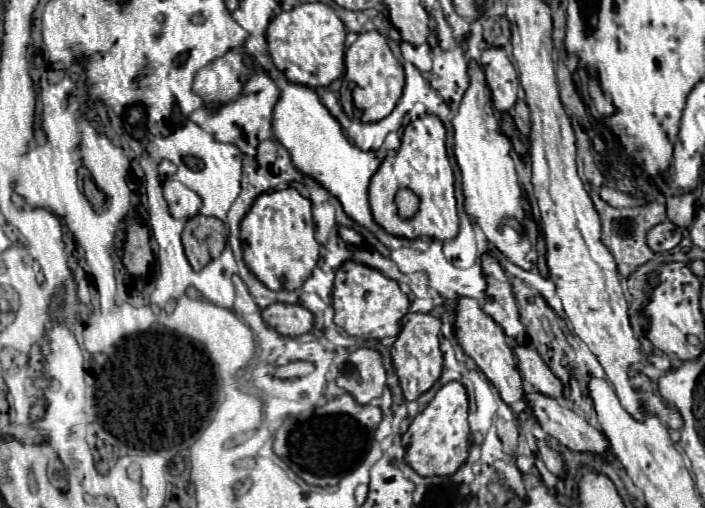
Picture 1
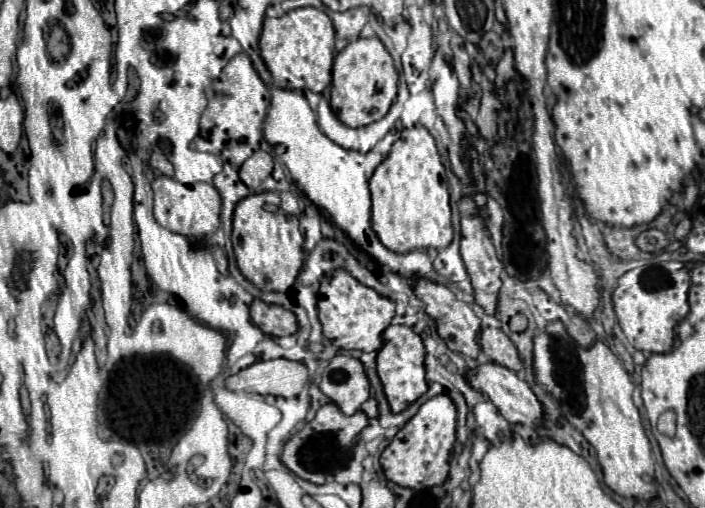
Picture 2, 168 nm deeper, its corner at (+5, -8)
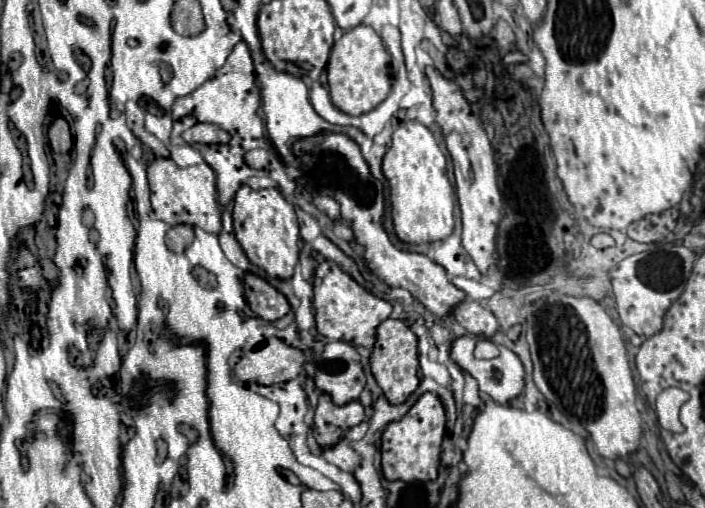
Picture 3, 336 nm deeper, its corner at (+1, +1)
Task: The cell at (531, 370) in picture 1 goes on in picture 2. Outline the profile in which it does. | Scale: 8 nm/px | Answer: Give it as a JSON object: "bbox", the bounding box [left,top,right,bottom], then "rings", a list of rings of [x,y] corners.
{"bbox":[479,327,521,371],"rings":[[[481,327],[479,343],[481,343],[481,353],[487,359],[491,359],[503,367],[509,367],[513,371],[521,369],[521,359],[517,355],[517,349],[513,347],[509,337],[501,329]]]}

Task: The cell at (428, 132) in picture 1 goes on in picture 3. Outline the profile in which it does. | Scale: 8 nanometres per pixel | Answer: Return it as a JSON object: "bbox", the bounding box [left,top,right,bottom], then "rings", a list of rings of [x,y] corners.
{"bbox":[383,122,453,244],"rings":[[[405,122],[393,132],[393,144],[383,158],[383,174],[389,182],[391,218],[395,234],[405,244],[443,240],[453,232],[453,186],[445,174],[445,156],[433,132],[421,122]]]}

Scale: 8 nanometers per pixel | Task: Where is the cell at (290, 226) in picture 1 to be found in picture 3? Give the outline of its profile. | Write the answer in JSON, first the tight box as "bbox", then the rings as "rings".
{"bbox":[233,186,299,280],"rings":[[[241,186],[235,194],[233,228],[245,256],[257,268],[273,278],[289,280],[293,276],[293,268],[299,262],[299,218],[293,204],[285,200],[279,188],[253,190],[249,186]]]}

